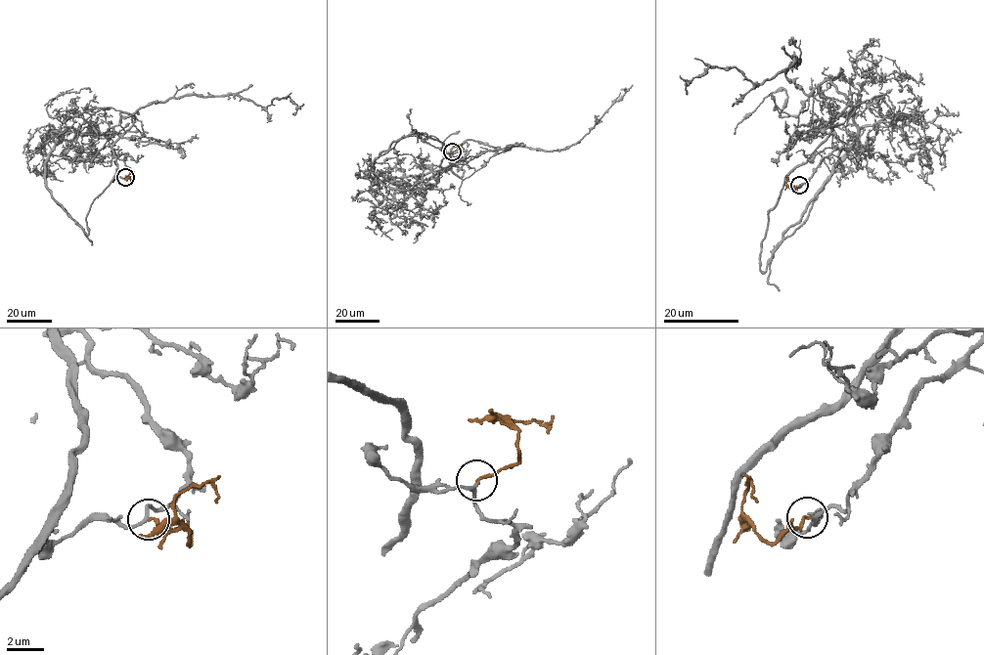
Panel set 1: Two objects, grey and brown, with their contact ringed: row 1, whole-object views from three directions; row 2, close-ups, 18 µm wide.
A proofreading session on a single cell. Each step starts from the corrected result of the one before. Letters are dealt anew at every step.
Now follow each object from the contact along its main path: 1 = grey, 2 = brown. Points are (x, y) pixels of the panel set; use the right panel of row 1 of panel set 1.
1: (799, 185), (836, 149), (871, 156), (832, 82), (804, 93), (793, 57), (754, 84), (709, 65), (686, 91)
2: (799, 185), (792, 190), (786, 183), (787, 178), (789, 182)

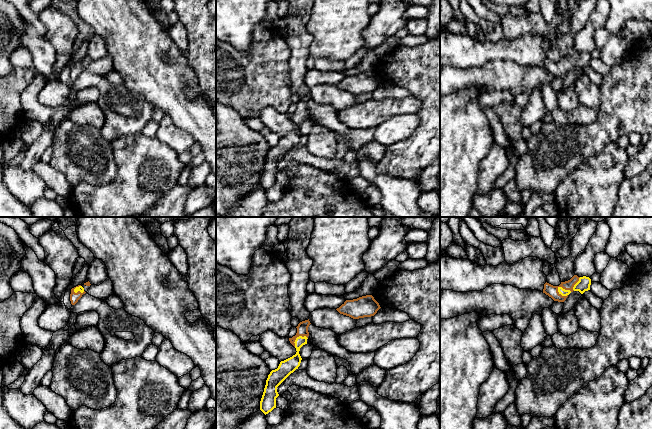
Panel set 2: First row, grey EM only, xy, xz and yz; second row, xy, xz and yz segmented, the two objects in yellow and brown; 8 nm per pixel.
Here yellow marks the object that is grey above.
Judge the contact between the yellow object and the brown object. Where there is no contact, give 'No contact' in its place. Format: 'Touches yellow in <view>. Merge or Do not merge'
Touches yellow in yz. Merge

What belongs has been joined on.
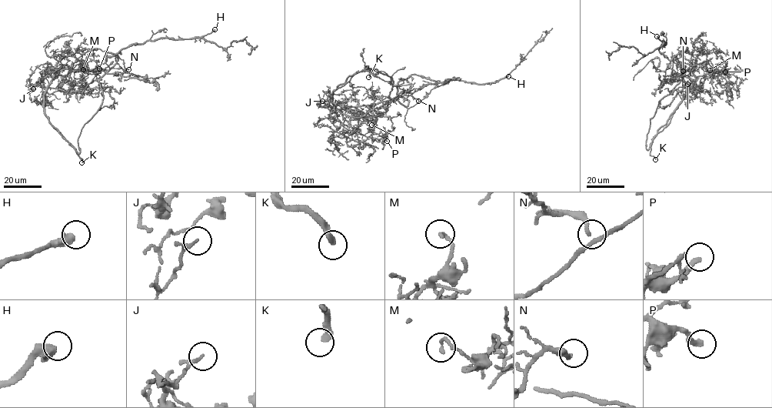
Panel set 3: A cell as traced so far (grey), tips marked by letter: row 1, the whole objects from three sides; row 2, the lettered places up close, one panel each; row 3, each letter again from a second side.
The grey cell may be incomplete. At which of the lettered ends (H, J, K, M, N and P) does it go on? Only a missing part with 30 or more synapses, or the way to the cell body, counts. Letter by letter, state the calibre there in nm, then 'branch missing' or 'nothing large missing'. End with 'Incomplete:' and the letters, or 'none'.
H: calibre 480 nm; branch missing
J: calibre 150 nm; nothing large missing
K: calibre 240 nm; branch missing
M: calibre 160 nm; nothing large missing
N: calibre 190 nm; nothing large missing
P: calibre 240 nm; branch missing
Incomplete: H, K, P

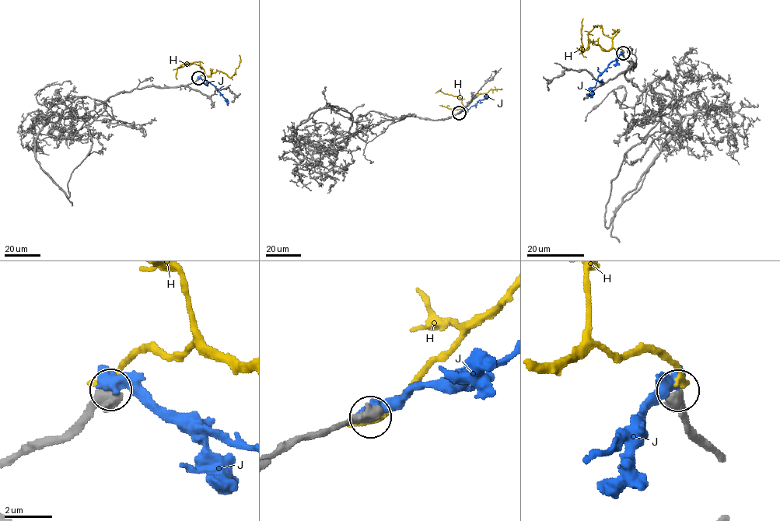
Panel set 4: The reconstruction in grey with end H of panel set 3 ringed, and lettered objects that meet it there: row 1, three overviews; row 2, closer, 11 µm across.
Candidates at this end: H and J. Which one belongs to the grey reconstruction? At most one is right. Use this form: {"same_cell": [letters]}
{"same_cell": ["J"]}

